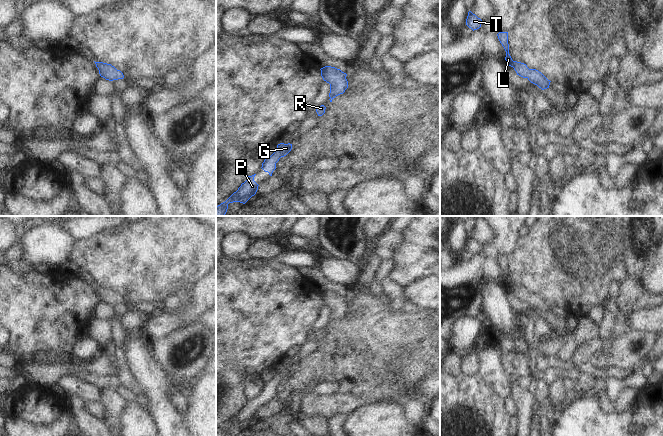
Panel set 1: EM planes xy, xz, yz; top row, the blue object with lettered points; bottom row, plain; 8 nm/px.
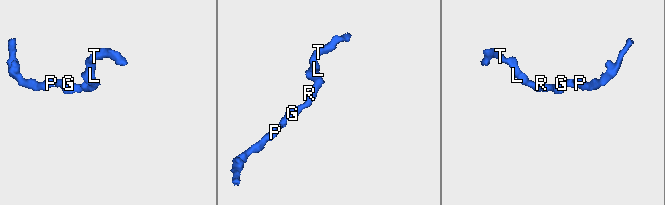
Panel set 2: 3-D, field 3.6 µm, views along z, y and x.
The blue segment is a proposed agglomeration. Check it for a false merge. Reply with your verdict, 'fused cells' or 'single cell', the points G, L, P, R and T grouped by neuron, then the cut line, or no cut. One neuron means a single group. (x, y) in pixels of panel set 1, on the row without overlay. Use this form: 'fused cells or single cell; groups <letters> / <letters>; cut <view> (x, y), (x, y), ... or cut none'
single cell; groups G L P R T; cut none

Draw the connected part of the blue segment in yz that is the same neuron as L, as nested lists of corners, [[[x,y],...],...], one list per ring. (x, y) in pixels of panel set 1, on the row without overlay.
[[[499,256],[498,263],[506,275],[505,284],[508,289],[513,291],[517,299],[527,302],[531,307],[537,309],[542,314],[549,312],[550,304],[548,304],[541,296],[536,293],[529,293],[526,288],[513,285],[509,278],[508,256]]]

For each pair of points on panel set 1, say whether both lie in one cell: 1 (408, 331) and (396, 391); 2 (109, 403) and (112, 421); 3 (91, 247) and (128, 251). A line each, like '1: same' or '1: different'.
1: same
2: same
3: same

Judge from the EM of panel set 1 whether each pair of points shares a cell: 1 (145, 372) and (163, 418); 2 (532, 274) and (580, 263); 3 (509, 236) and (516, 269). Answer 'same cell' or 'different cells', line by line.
1: same cell
2: same cell
3: different cells

